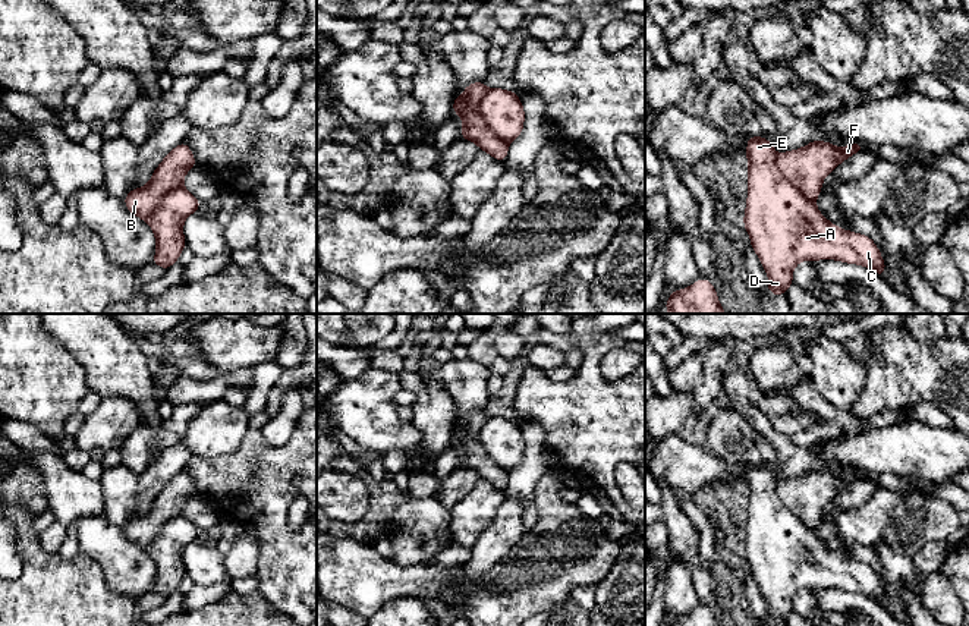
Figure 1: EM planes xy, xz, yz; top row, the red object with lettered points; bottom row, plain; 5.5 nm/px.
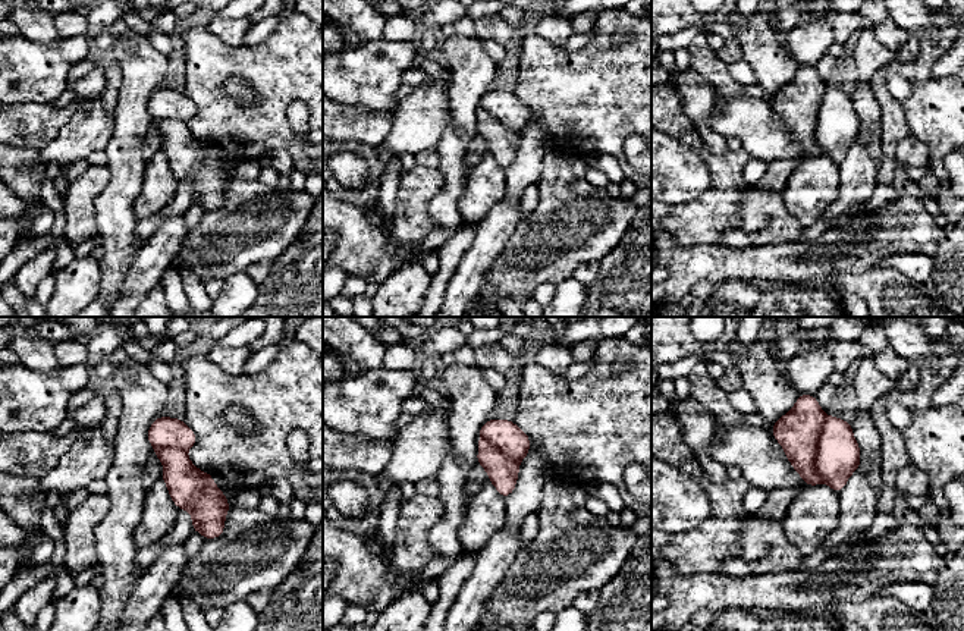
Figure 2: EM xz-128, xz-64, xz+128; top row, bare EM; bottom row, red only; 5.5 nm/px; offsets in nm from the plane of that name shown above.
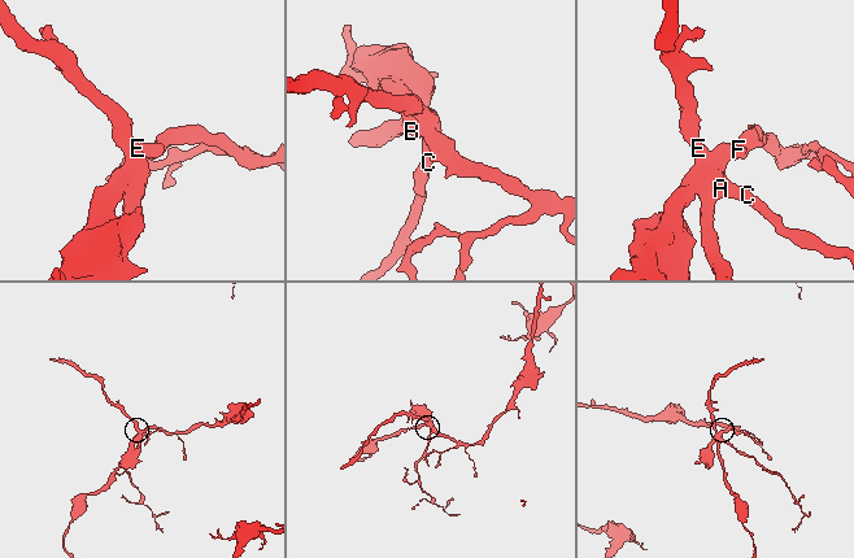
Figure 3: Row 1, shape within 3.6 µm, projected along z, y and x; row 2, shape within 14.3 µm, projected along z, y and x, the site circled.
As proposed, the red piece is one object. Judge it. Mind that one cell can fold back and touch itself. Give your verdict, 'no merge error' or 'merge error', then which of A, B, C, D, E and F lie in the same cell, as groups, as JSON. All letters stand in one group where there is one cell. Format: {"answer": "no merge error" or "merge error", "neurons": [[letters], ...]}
{"answer": "merge error", "neurons": [["A", "C", "D", "E"], ["B", "F"]]}

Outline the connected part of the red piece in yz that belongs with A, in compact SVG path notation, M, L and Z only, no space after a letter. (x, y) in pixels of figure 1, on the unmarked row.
M746 465L748 526L743 554L751 566L751 576L768 603L767 616L774 625L786 622L793 611L793 597L800 589L836 588L863 594L883 605L885 589L875 570L862 561L843 559L828 550L815 529L808 528L793 515L777 494L777 481L764 465Z

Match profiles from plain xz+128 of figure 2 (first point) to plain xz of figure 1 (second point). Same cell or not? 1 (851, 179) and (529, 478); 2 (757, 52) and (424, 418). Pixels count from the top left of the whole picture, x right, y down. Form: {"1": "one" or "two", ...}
{"1": "two", "2": "one"}

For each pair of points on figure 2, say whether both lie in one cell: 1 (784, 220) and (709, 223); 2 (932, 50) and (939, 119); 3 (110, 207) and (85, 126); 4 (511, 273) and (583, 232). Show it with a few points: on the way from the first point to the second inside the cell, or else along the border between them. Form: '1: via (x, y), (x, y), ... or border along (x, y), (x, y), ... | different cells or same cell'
1: border along (747, 188), (741, 197), (741, 228) | different cells
2: via (925, 68), (925, 87), (935, 101) | same cell
3: border along (115, 118), (112, 137), (103, 150) | different cells
4: via (528, 260), (561, 232), (565, 232) | same cell

